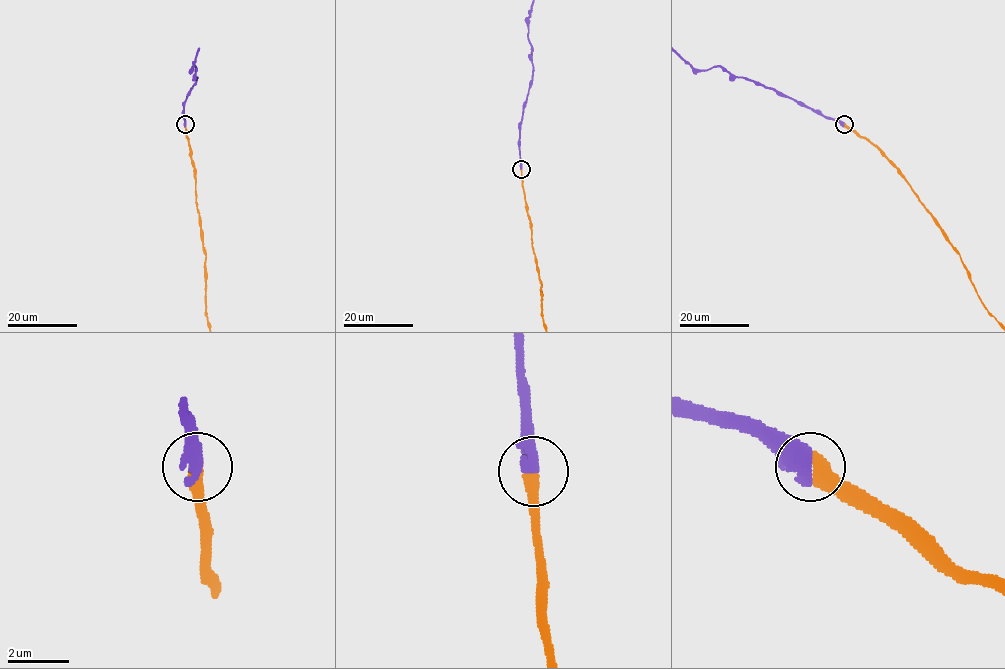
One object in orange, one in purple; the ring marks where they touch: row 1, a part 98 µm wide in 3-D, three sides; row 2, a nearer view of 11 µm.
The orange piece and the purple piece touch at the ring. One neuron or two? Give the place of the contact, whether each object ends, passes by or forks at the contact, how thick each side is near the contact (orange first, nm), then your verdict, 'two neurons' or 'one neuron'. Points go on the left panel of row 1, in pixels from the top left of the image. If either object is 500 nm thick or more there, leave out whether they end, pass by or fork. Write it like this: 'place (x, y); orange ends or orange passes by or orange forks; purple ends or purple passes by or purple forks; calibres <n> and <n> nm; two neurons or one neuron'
place (185, 124); calibres 500 and 360 nm; one neuron

